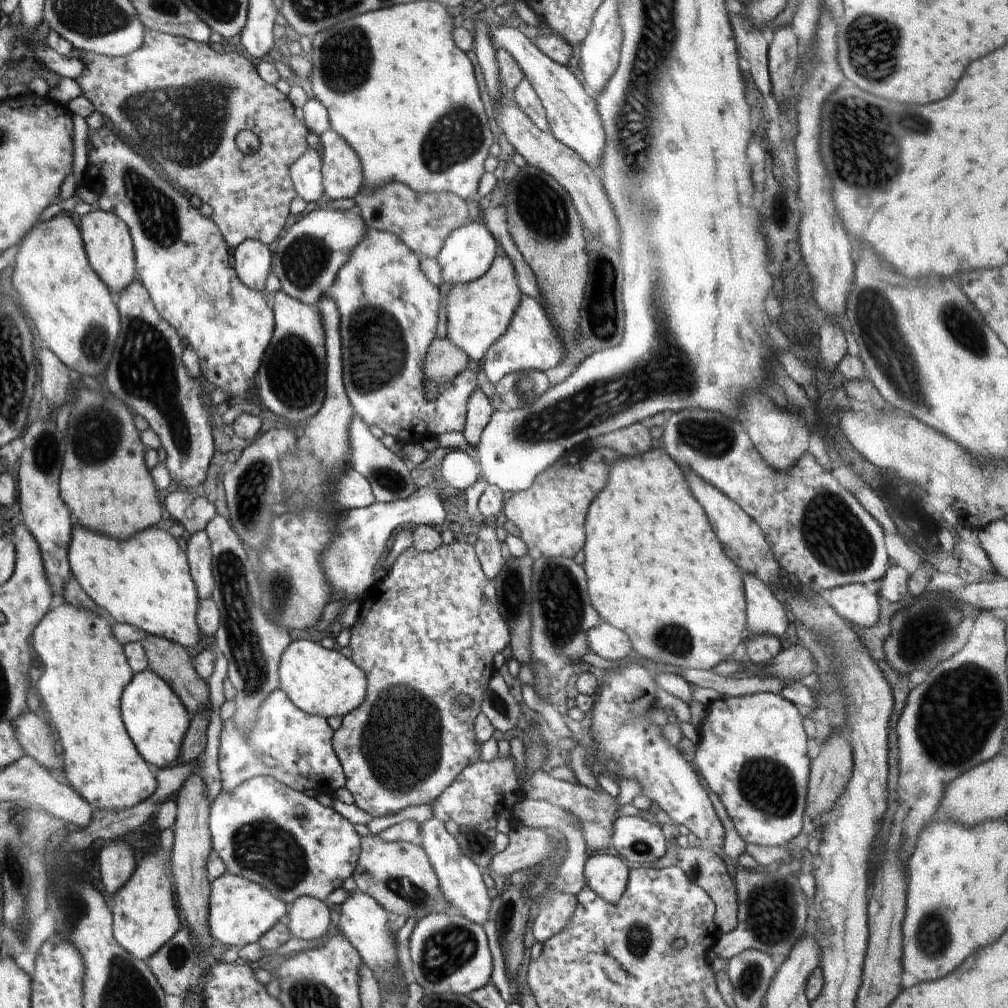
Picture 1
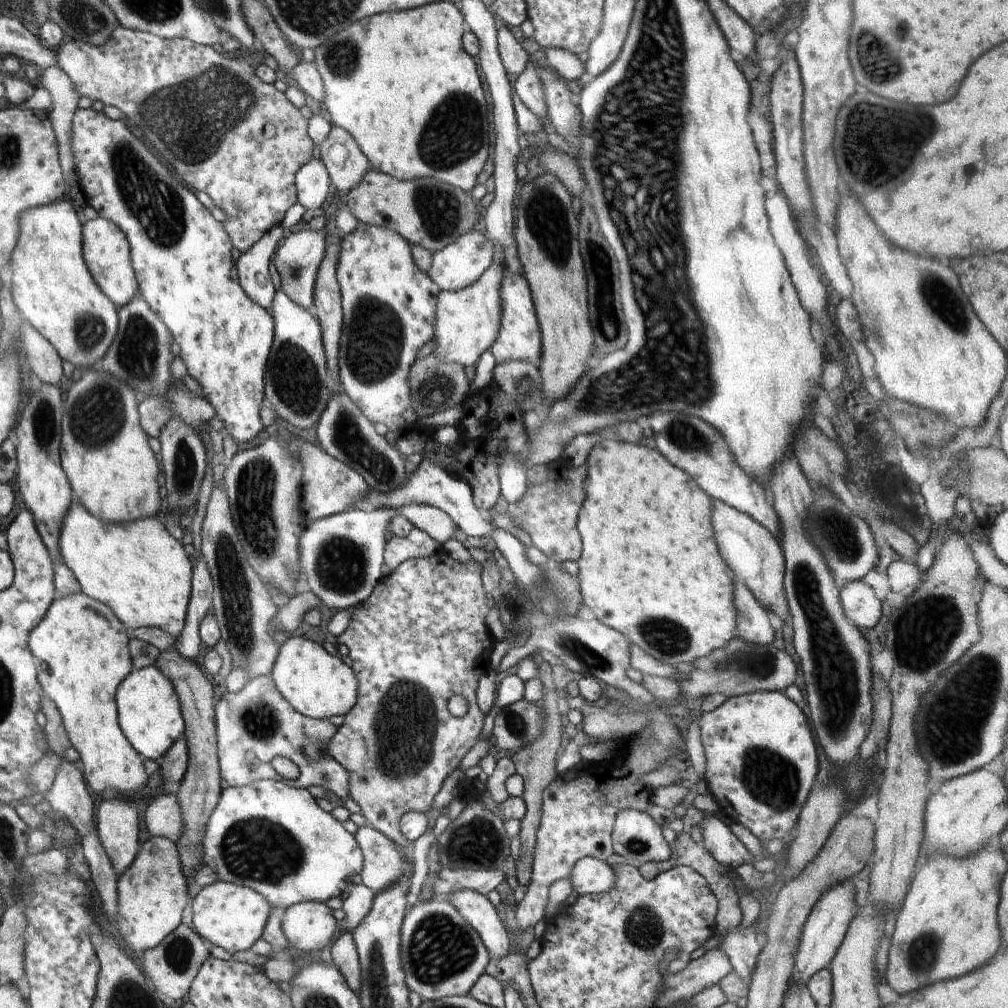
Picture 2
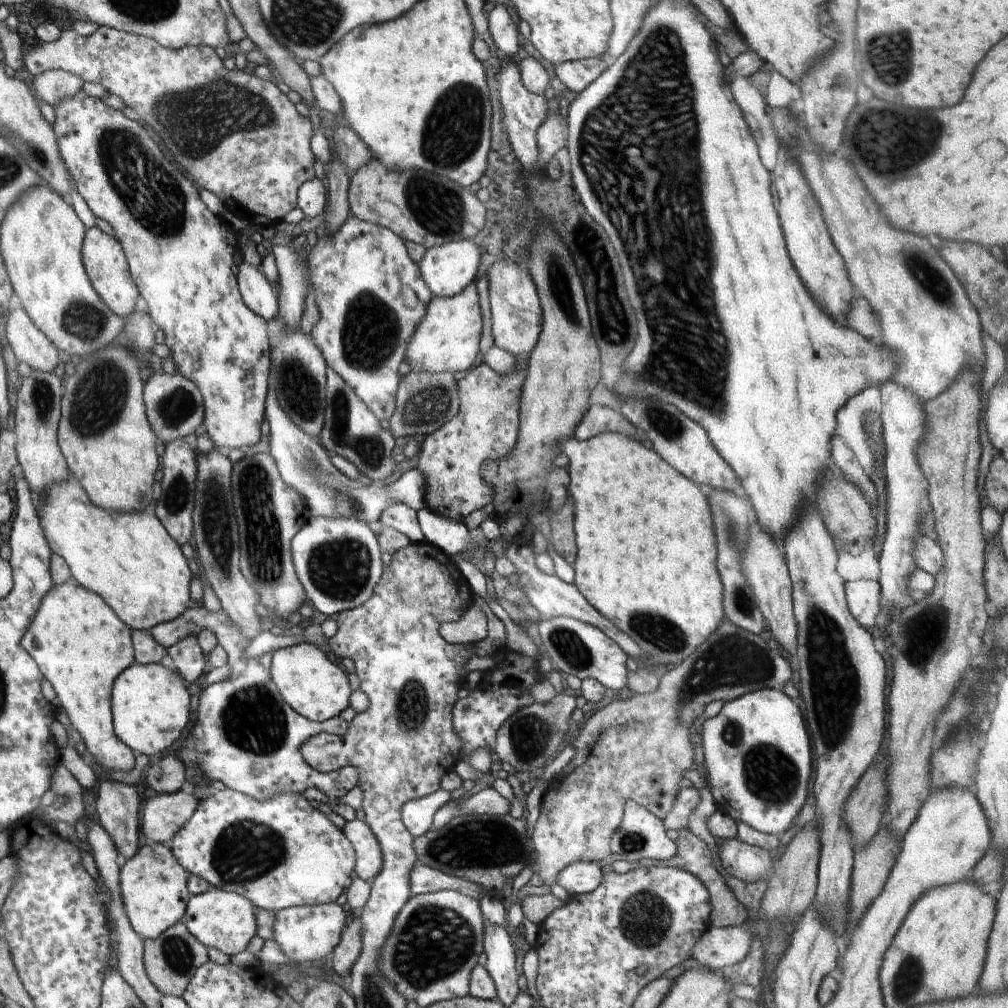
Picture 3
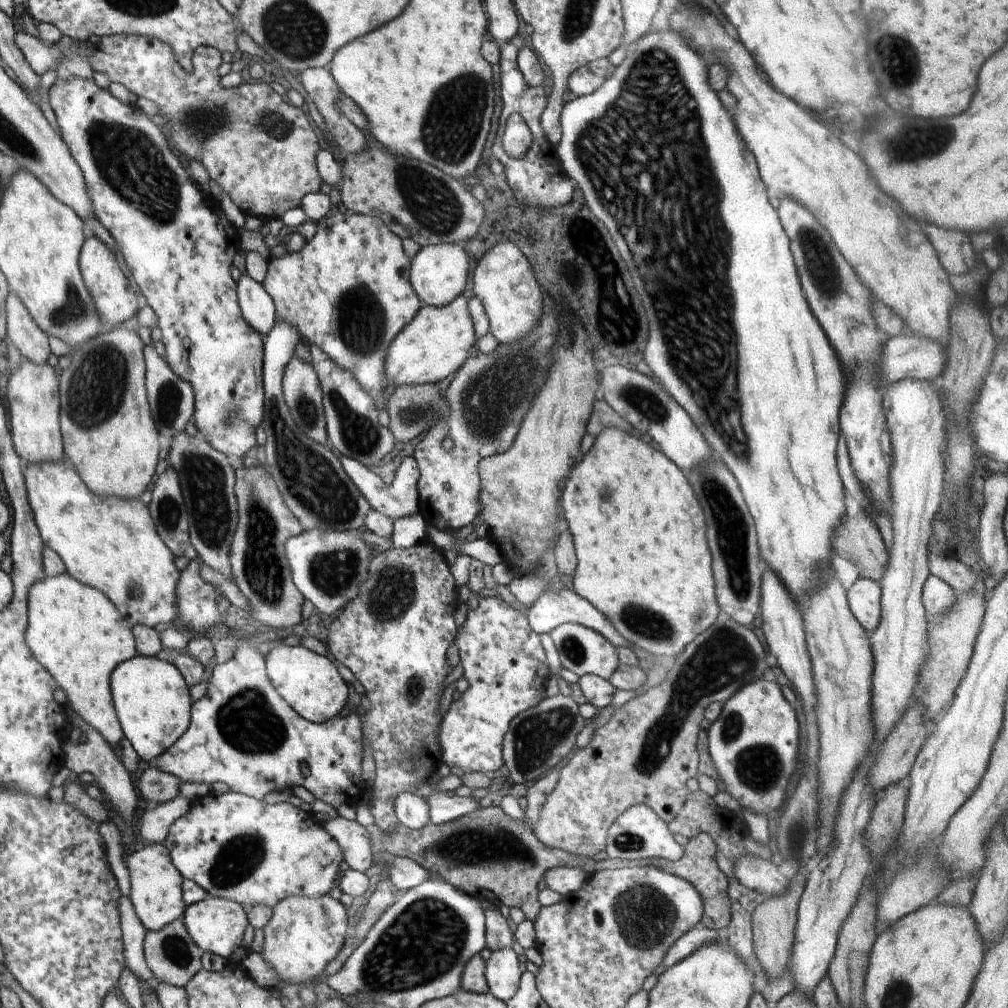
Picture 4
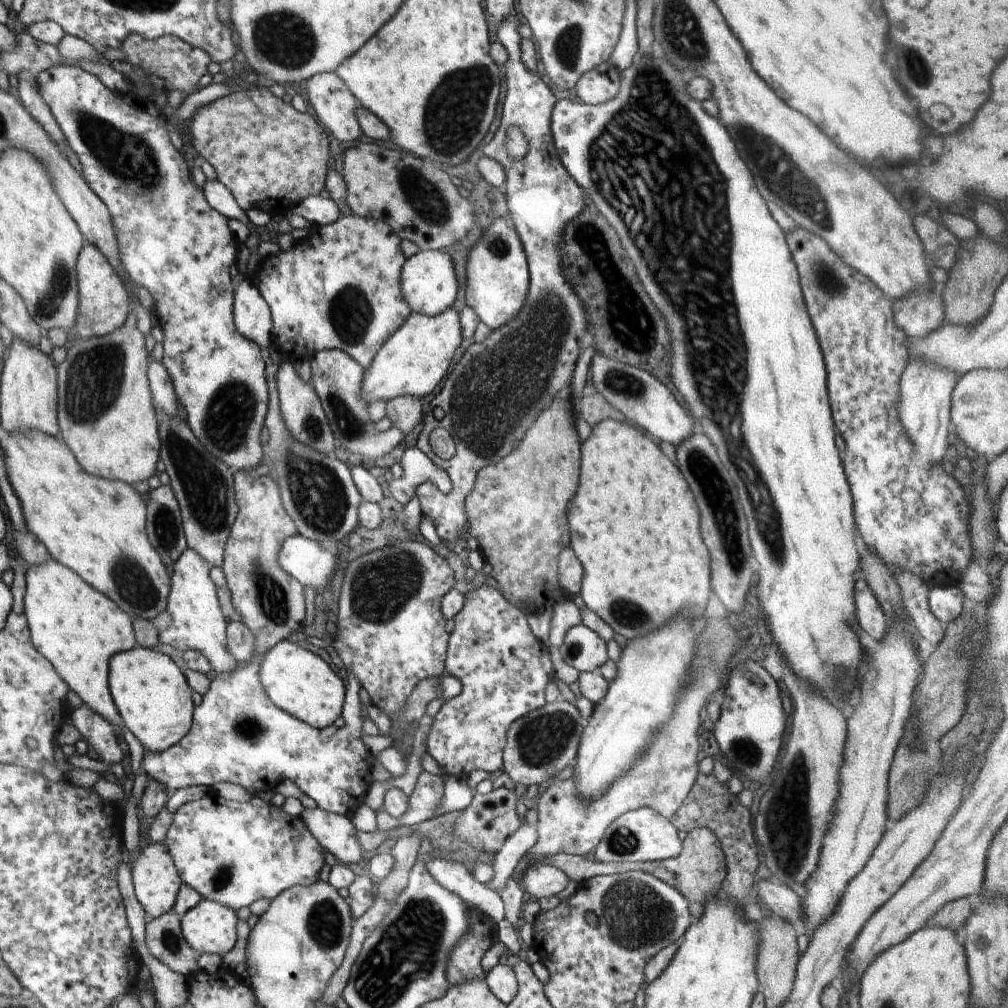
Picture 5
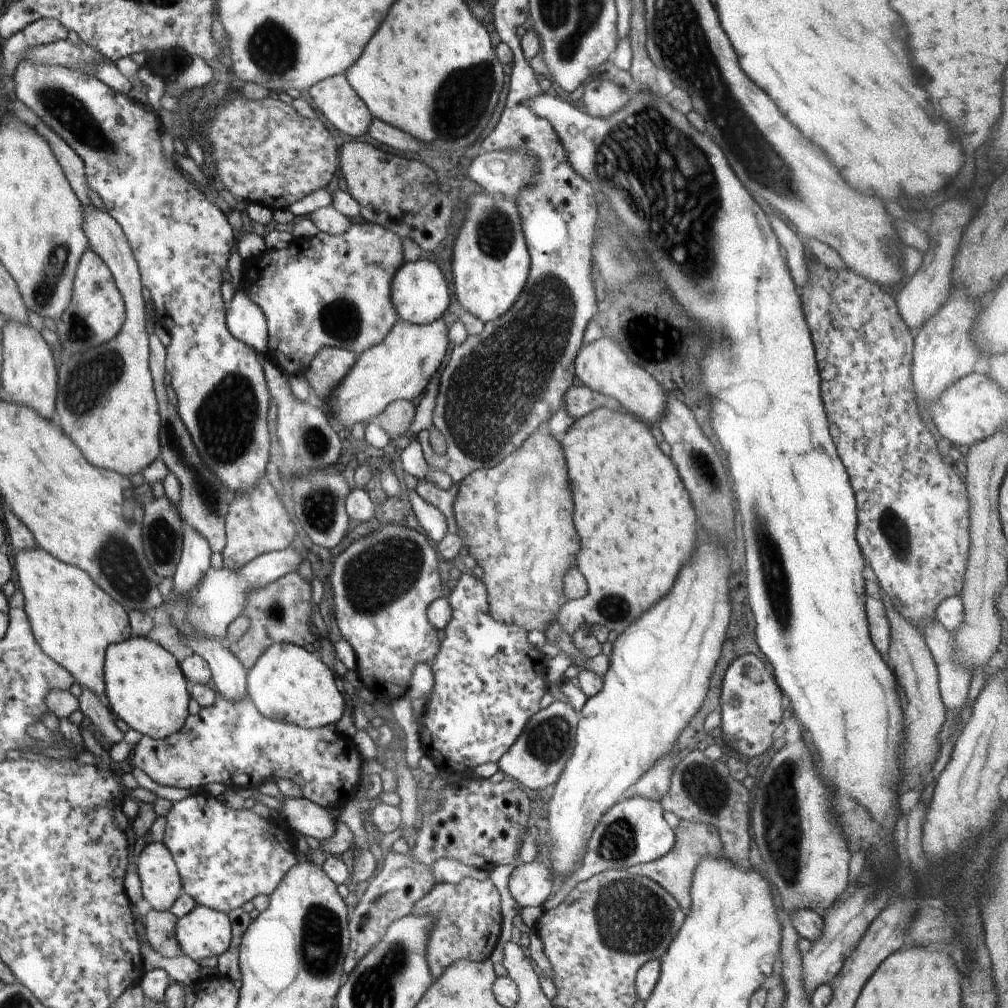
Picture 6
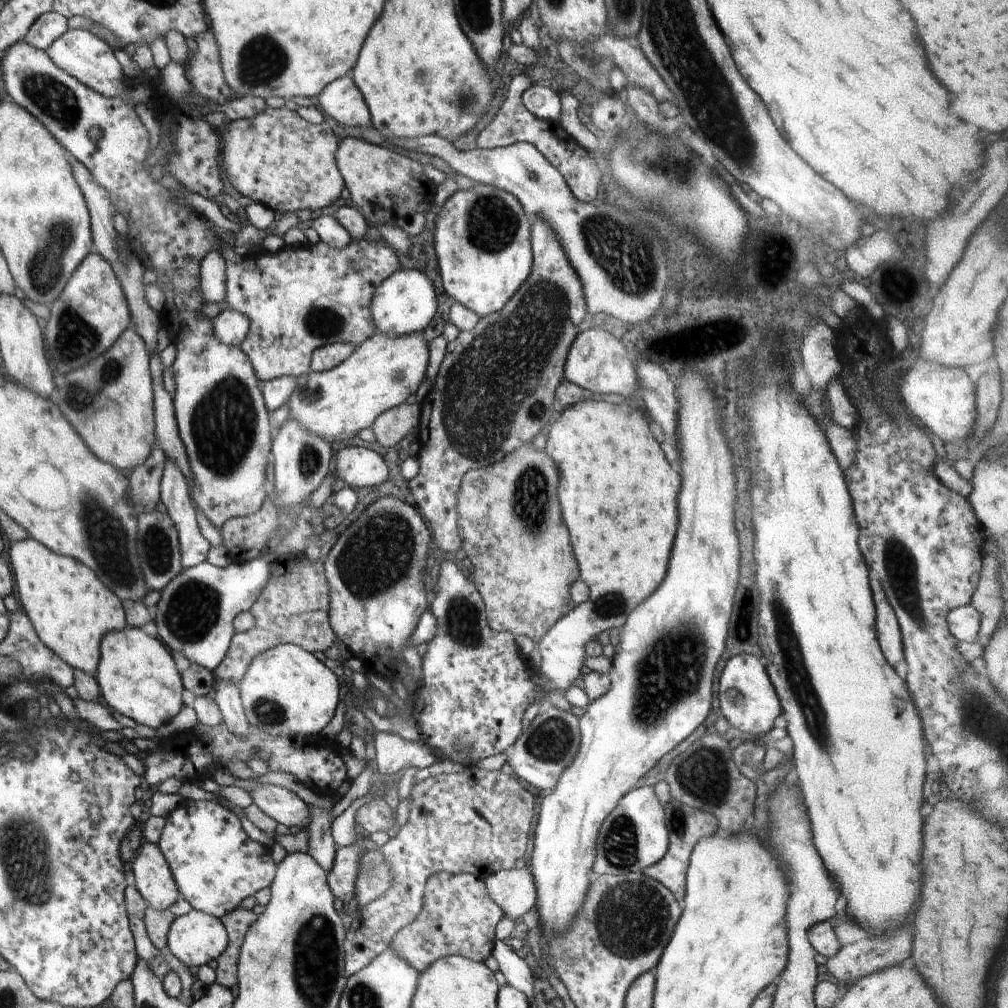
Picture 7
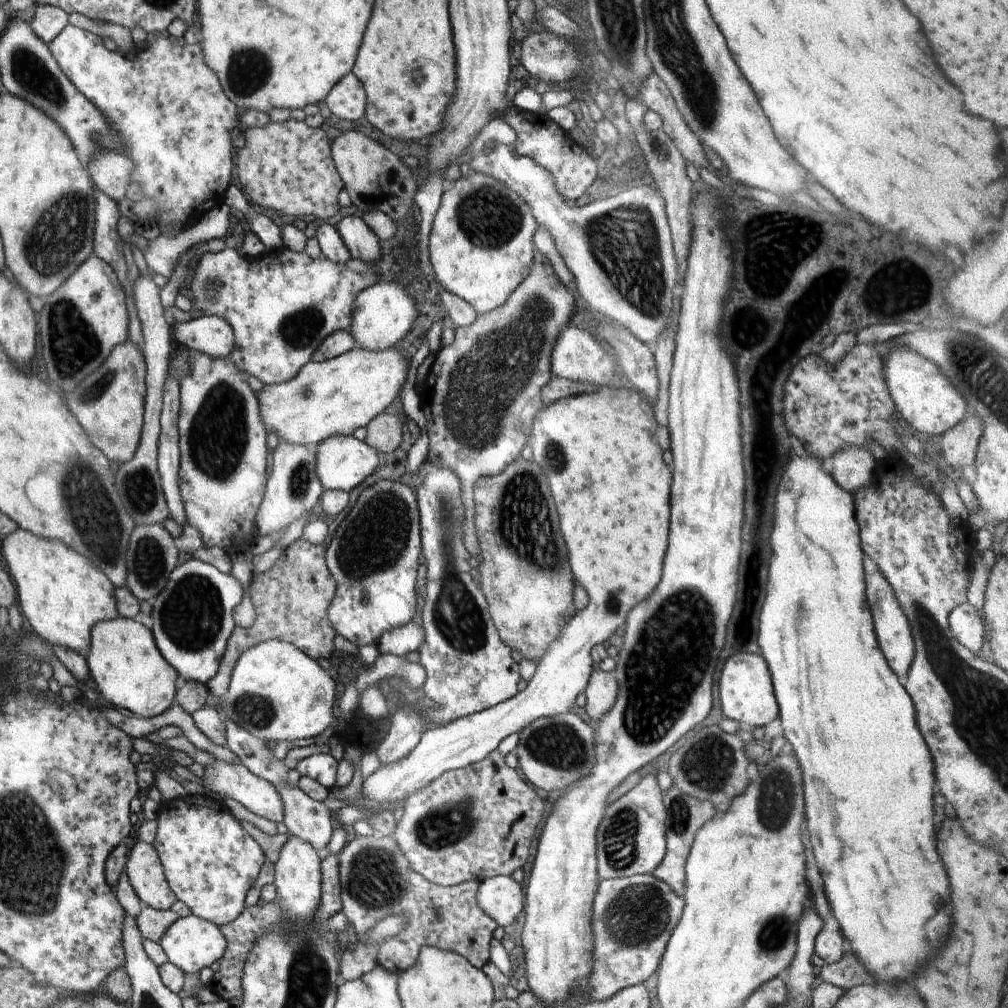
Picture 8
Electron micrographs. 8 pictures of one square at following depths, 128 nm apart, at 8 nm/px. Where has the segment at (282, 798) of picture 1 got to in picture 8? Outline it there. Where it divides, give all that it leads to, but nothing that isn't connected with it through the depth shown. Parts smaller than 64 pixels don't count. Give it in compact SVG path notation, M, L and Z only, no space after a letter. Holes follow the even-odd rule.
M188 792L183 798L159 802L157 809L158 828L152 845L155 847L164 869L164 876L177 896L198 918L222 926L234 922L244 910L244 899L266 858L258 843L244 830L244 826L223 804L213 797L200 797Z

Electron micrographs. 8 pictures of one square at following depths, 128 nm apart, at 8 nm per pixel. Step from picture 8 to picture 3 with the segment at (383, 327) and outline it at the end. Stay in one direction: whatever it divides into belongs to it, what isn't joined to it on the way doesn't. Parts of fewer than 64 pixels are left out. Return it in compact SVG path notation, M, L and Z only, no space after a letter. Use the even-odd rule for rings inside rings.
M473 239L459 240L427 249L418 268L432 296L451 297L460 294L476 278L478 267L483 266L487 260Z

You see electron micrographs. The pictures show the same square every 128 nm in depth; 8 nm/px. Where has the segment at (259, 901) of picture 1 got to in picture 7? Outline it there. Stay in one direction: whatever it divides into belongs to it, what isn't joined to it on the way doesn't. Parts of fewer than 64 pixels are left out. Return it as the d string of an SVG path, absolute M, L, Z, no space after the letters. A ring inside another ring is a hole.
M192 909L184 916L175 917L170 926L166 942L166 951L176 956L187 967L202 966L217 958L228 948L228 933L219 918L205 912Z

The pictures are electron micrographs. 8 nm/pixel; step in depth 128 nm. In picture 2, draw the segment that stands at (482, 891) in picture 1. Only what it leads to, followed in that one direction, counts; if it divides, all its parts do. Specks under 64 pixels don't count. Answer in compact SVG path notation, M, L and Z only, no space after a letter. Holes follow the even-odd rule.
M460 888L448 896L448 902L460 910L460 916L480 935L491 958L504 958L511 953L512 944L497 909L480 892Z

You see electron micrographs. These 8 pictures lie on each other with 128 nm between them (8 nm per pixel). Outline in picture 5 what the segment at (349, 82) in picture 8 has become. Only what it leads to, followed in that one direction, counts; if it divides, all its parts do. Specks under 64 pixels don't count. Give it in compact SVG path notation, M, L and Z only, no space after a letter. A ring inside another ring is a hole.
M315 74L306 81L305 88L318 121L334 138L340 142L354 142L362 136L356 118L358 102L338 74Z

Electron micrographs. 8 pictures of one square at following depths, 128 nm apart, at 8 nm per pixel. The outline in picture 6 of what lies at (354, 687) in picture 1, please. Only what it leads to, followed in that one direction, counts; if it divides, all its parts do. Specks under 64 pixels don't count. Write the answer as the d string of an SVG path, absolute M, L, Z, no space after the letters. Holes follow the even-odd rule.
M292 643L273 644L247 672L246 692L266 718L319 729L338 722L346 710L344 696L334 683L336 675L318 653Z

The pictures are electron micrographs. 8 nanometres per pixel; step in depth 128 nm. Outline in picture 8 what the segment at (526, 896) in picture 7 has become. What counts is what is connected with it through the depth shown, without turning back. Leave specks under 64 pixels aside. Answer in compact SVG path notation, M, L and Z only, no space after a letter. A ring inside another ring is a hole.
M495 876L479 882L476 902L480 910L502 928L508 928L524 908L524 890L513 877Z

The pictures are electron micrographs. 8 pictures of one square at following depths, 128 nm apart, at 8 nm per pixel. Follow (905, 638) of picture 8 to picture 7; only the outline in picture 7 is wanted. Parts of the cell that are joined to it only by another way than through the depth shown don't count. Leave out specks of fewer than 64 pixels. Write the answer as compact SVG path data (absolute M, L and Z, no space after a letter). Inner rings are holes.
M873 579L870 586L877 607L877 639L884 658L894 669L905 658L899 622L880 582Z

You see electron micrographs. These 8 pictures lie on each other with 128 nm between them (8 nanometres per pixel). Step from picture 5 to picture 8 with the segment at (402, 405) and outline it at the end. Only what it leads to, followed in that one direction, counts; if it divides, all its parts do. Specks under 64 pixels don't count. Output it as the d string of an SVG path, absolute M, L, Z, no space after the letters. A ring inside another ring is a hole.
M393 409L380 413L365 427L365 443L377 453L394 452L402 442L404 420L404 416L400 416Z

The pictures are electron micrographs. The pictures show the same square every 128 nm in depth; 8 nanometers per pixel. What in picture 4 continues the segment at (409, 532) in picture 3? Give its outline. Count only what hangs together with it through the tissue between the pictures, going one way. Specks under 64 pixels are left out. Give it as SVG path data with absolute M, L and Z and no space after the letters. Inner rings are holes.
M342 455L338 456L338 460L340 460L344 472L350 477L350 480L356 485L356 488L360 490L362 496L366 498L368 504L374 510L385 514L392 521L404 518L404 516L412 516L414 512L417 512L420 470L418 470L418 464L416 464L414 456L405 456L402 458L400 466L397 467L397 472L395 472L393 483L390 485L385 484L380 479L380 476L370 471L368 467L360 464L357 460Z

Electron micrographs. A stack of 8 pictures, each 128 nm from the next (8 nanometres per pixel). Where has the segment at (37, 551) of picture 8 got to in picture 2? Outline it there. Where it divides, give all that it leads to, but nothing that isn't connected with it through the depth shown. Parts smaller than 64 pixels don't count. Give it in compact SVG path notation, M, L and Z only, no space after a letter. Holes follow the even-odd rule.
M82 591L70 596L58 596L52 601L43 622L31 630L30 649L40 662L46 662L46 668L39 672L40 686L44 686L44 692L56 704L62 716L64 732L72 748L80 756L78 765L90 790L98 796L106 792L116 792L122 796L136 794L148 782L148 776L138 752L132 748L132 743L128 742L118 724L115 701L120 682L134 670L127 626L120 622L119 617L106 603Z

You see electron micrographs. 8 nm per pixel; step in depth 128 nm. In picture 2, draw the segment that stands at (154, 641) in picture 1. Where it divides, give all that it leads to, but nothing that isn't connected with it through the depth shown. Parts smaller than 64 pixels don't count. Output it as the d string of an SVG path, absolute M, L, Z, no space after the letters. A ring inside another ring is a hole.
M175 648L160 651L155 667L164 676L168 676L168 680L172 682L174 690L178 694L185 724L184 735L188 742L188 766L177 794L182 820L184 820L184 834L180 836L176 845L179 850L180 864L184 870L184 878L191 886L194 884L193 874L202 867L200 846L202 846L202 838L204 838L204 828L212 810L218 804L222 792L217 759L214 688L202 667L198 663L184 658Z

